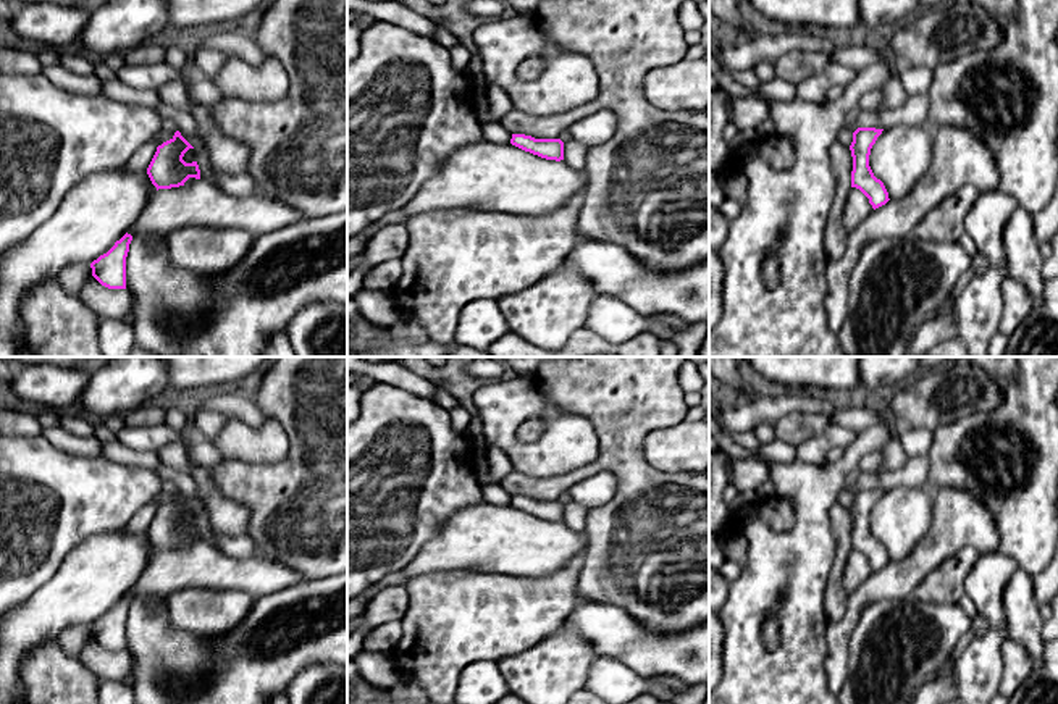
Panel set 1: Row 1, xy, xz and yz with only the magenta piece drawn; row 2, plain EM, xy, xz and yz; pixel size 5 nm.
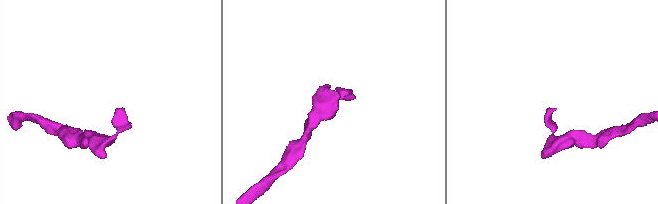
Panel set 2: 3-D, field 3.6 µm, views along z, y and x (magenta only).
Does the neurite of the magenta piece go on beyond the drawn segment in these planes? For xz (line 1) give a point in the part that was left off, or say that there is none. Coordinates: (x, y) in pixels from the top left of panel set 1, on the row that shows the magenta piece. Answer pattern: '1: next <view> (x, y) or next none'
1: next none

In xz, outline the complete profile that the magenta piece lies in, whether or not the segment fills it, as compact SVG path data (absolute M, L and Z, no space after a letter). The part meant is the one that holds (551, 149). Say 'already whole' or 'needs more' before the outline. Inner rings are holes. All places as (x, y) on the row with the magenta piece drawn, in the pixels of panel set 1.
already whole; M512 134L510 144L546 160L564 160L564 142L560 139L535 139L525 134Z

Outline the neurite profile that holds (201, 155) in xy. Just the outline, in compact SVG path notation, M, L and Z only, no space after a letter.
M199 145L194 149L195 150L195 161L199 165L199 170L200 170L200 178L208 181L210 184L213 184L216 189L221 189L218 184L216 184L216 179L208 166L208 157L207 157L207 152Z

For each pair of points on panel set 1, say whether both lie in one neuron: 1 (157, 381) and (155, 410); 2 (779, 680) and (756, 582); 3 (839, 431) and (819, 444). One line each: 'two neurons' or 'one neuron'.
1: two neurons
2: one neuron
3: one neuron

